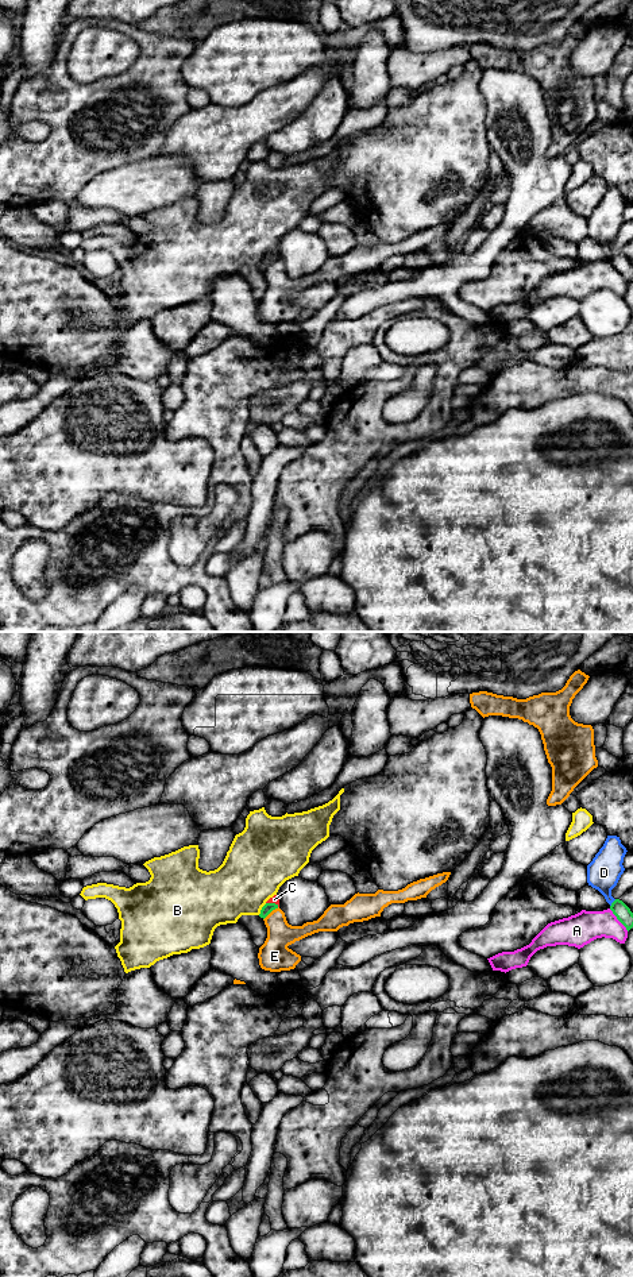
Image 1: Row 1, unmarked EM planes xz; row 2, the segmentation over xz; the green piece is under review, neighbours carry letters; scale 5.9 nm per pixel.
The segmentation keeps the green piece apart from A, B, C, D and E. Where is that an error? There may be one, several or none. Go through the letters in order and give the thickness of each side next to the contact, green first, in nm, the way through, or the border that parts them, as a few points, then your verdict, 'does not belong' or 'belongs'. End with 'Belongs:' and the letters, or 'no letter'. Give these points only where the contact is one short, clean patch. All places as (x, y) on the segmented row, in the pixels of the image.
A: 90 nm thick on the green side, 190 nm on the other; does not belong
B: 60 nm thick on the green side, 380 nm on the other; does not belong
C: 60 nm thick on the green side, 50 nm on the other; does not belong
D: 90 nm thick on the green side, 200 nm on the other; does not belong
E: 60 nm thick on the green side, 180 nm on the other; does not belong
Belongs: no letter

